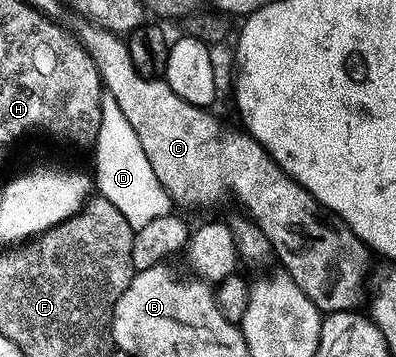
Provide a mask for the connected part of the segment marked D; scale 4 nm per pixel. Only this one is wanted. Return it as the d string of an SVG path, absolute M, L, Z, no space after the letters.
M104 94L102 99L101 128L93 144L95 171L93 181L98 194L113 202L121 215L135 230L144 227L152 219L161 217L172 210L173 204L164 187L157 181L157 175L137 138L137 133L125 119L120 106L113 97Z

